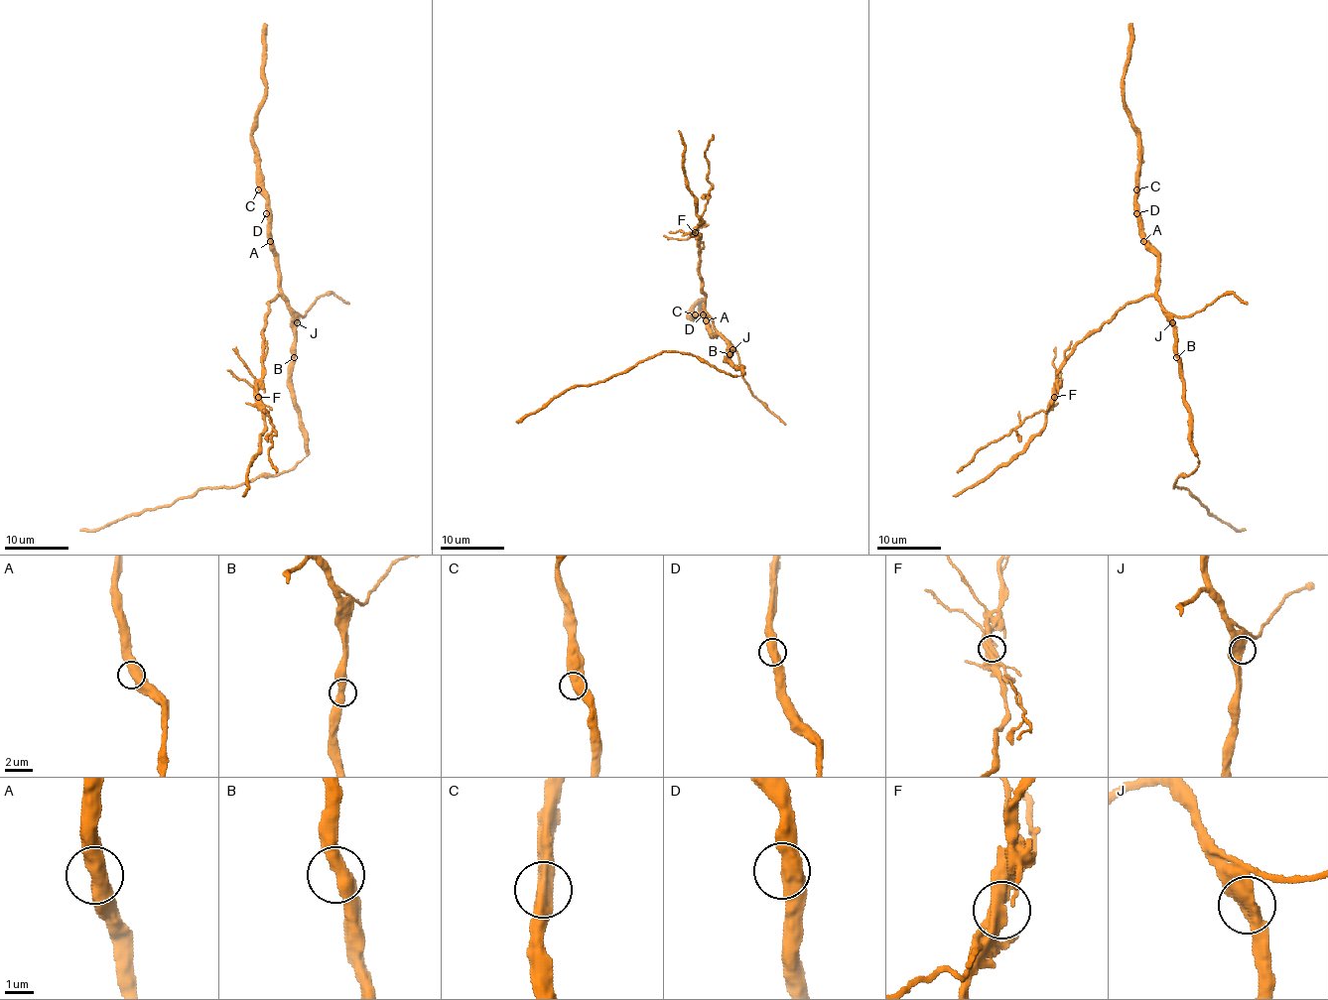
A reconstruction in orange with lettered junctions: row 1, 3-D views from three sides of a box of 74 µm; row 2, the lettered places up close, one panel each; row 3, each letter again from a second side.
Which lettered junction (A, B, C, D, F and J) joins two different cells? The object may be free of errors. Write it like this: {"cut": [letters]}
{"cut": ["F"]}

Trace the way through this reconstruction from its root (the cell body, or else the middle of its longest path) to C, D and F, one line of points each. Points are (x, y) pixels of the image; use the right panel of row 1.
C: (1178, 354), (1176, 327), (1157, 294), (1157, 254), (1143, 232), (1136, 189)
D: (1178, 354), (1176, 327), (1157, 294), (1157, 254), (1146, 238), (1141, 217), (1136, 213)
F: (1178, 354), (1173, 321), (1152, 296), (1144, 296), (1126, 304), (1075, 346), (1057, 373), (1054, 397)

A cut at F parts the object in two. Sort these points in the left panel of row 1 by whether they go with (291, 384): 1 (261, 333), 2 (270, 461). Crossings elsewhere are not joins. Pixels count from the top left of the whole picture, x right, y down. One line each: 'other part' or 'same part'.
1: same part
2: other part

